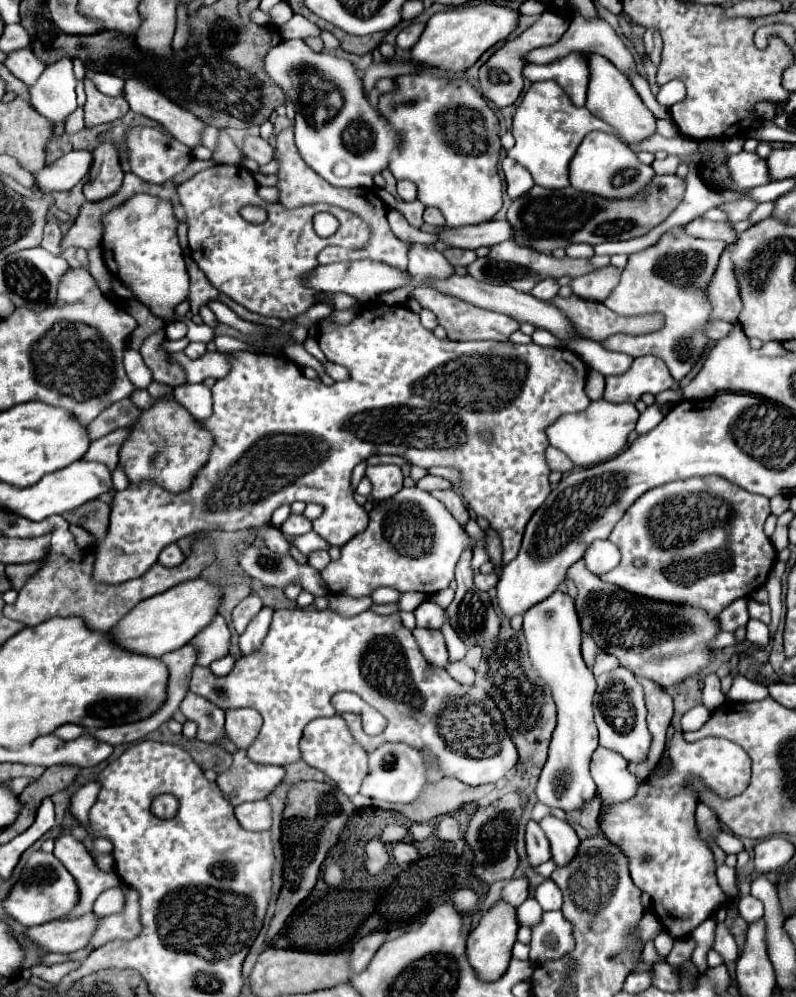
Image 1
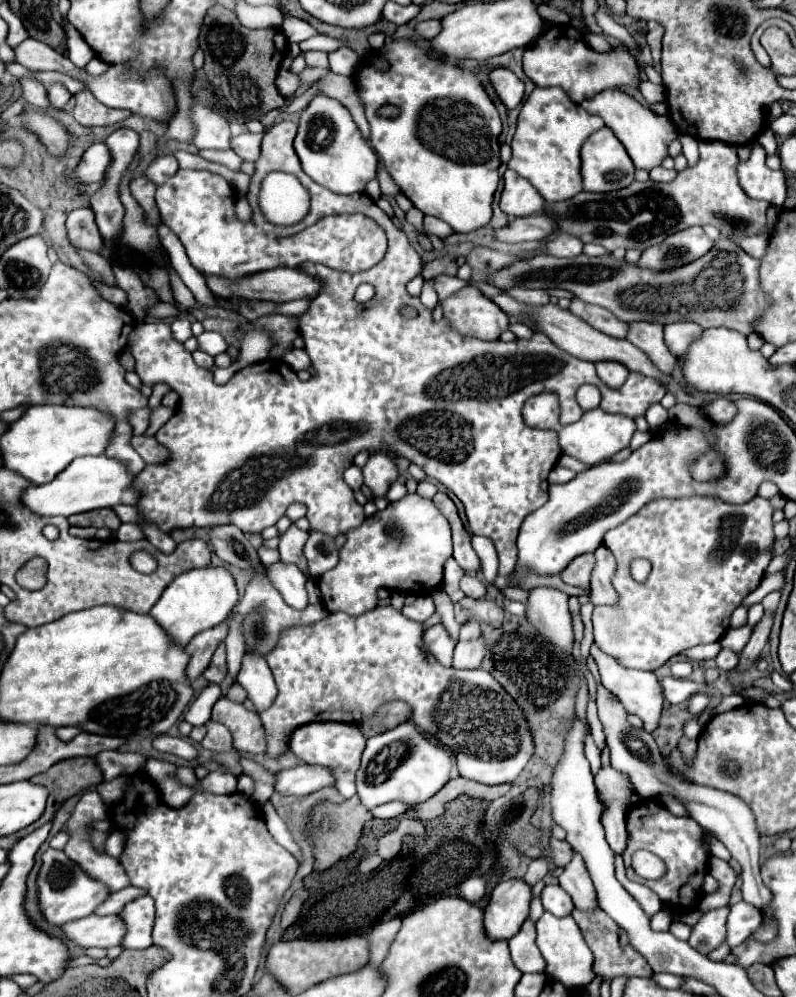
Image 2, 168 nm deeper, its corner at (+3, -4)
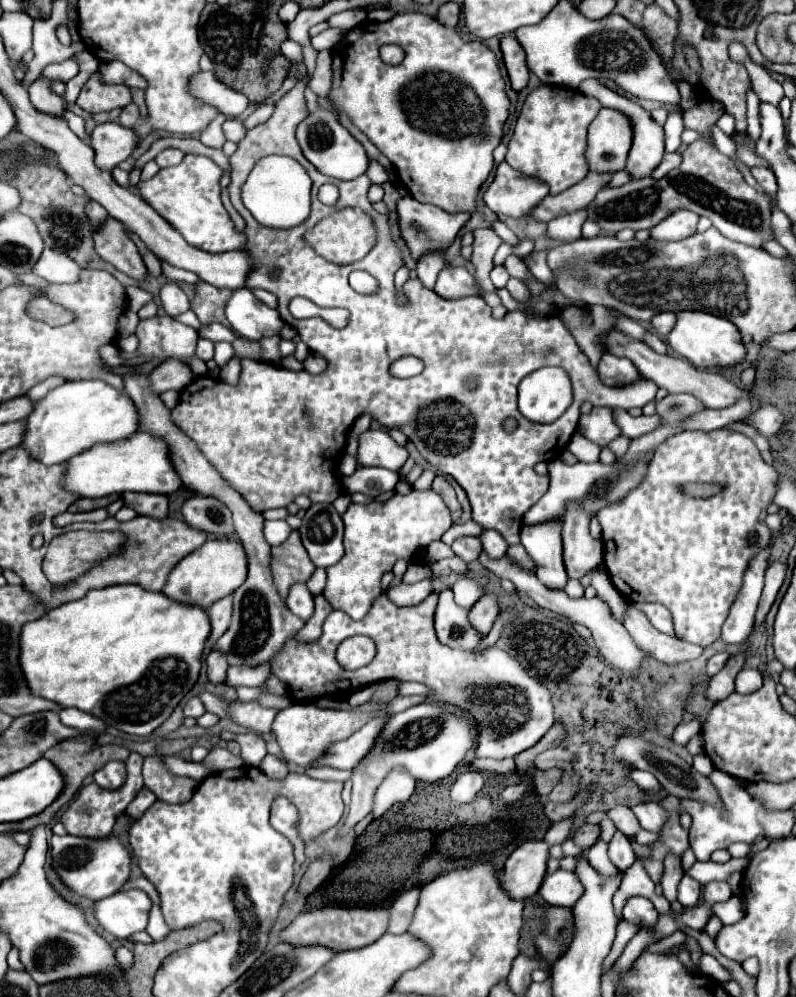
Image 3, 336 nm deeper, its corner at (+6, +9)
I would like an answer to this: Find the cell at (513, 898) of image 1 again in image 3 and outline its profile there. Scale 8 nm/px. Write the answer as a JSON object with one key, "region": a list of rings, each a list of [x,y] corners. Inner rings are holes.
{"region":[[[568,818],[568,820],[560,822],[560,824],[554,824],[554,826],[544,834],[544,838],[542,838],[542,840],[544,840],[548,846],[562,844],[562,842],[570,836],[570,832],[572,832],[572,820]]]}

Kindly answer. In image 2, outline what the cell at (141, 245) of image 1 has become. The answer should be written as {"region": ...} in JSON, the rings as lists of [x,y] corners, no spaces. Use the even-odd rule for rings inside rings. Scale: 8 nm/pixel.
{"region":[[[203,333],[203,335],[199,335],[197,337],[197,341],[199,341],[199,349],[201,351],[205,351],[205,353],[209,353],[211,357],[217,357],[217,355],[221,355],[221,353],[225,353],[227,351],[227,341],[219,335],[219,333]]]}

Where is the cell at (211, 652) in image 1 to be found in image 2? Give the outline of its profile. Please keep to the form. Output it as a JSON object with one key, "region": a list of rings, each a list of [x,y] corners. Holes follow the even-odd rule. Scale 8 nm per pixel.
{"region":[[[221,643],[211,659],[211,665],[205,669],[203,677],[209,681],[209,683],[221,683],[227,675],[227,661],[225,661],[225,645]]]}

